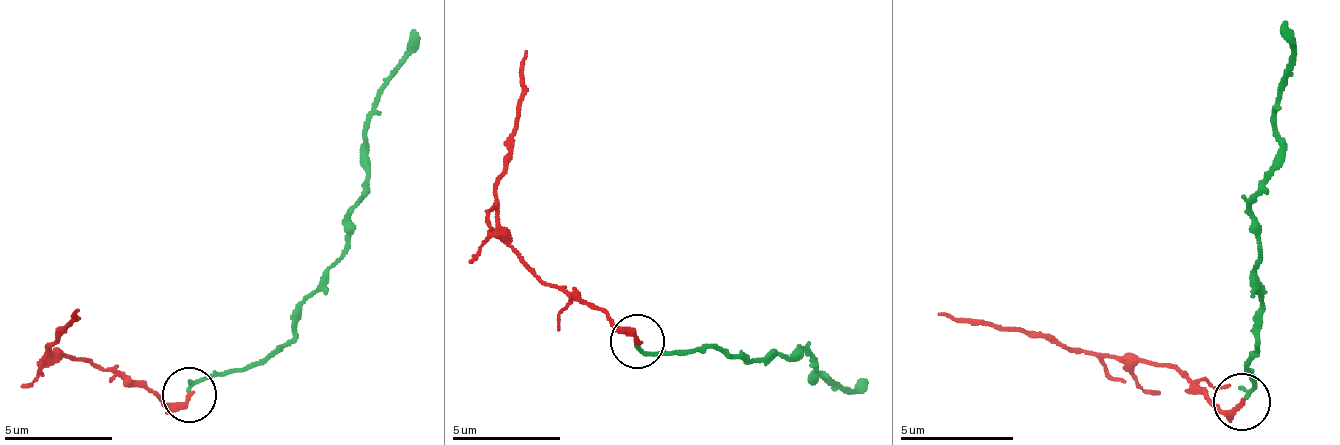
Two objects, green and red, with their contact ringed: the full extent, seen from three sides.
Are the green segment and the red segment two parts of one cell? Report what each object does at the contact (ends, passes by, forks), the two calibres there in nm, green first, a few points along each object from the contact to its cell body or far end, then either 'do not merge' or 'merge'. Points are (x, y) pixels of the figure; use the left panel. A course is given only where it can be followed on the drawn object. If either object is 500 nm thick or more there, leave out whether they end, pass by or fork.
green ends; red ends; calibres 180 and 280 nm; course green (188, 390), (264, 363), (291, 336), (291, 309), (346, 249), (373, 96), (416, 31); course red (188, 396), (161, 401), (101, 368), (52, 352), (46, 347), (79, 309); merge

